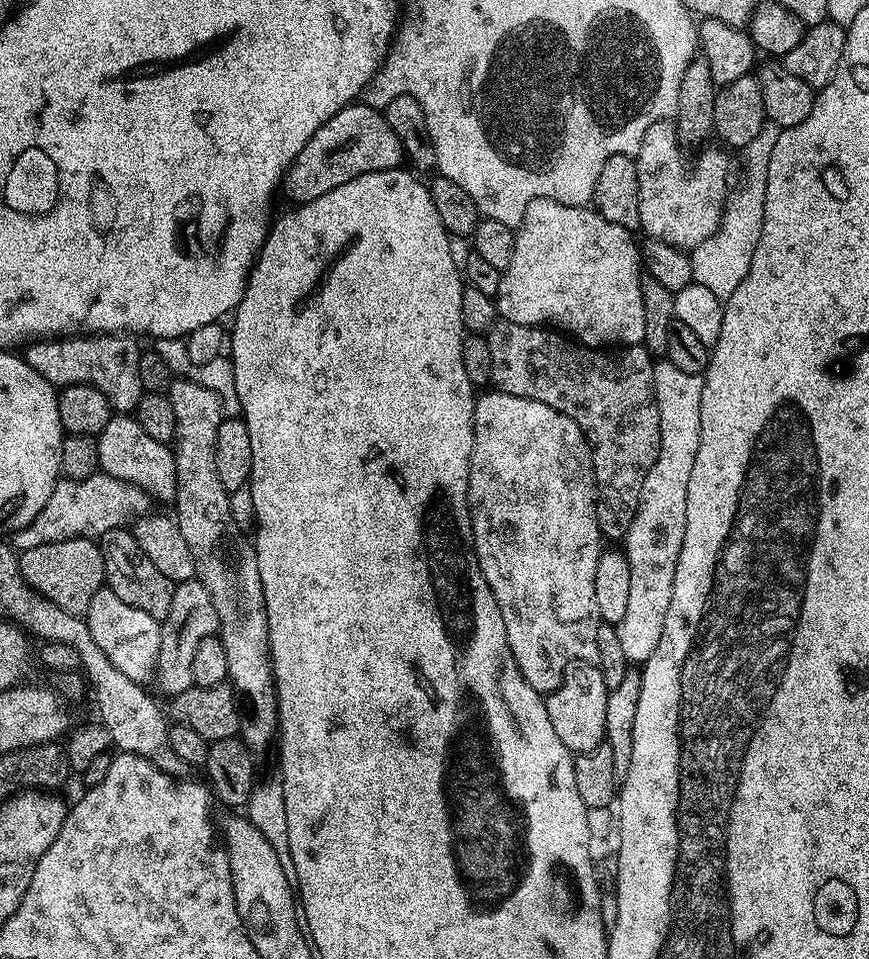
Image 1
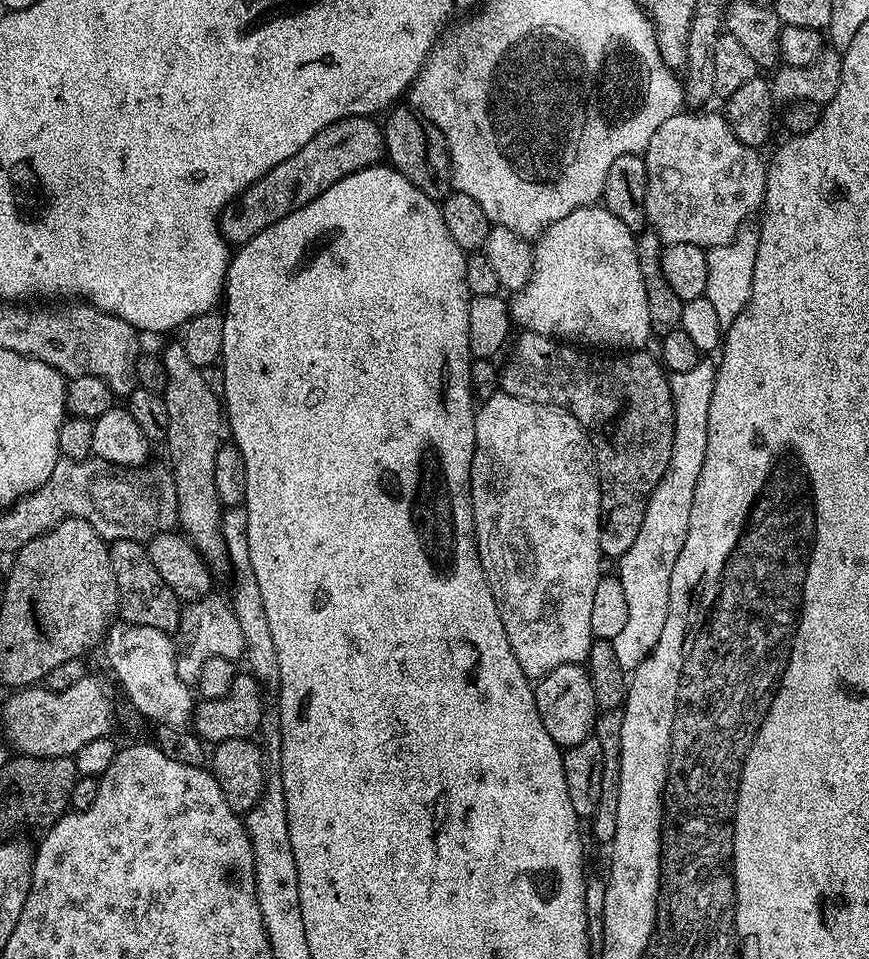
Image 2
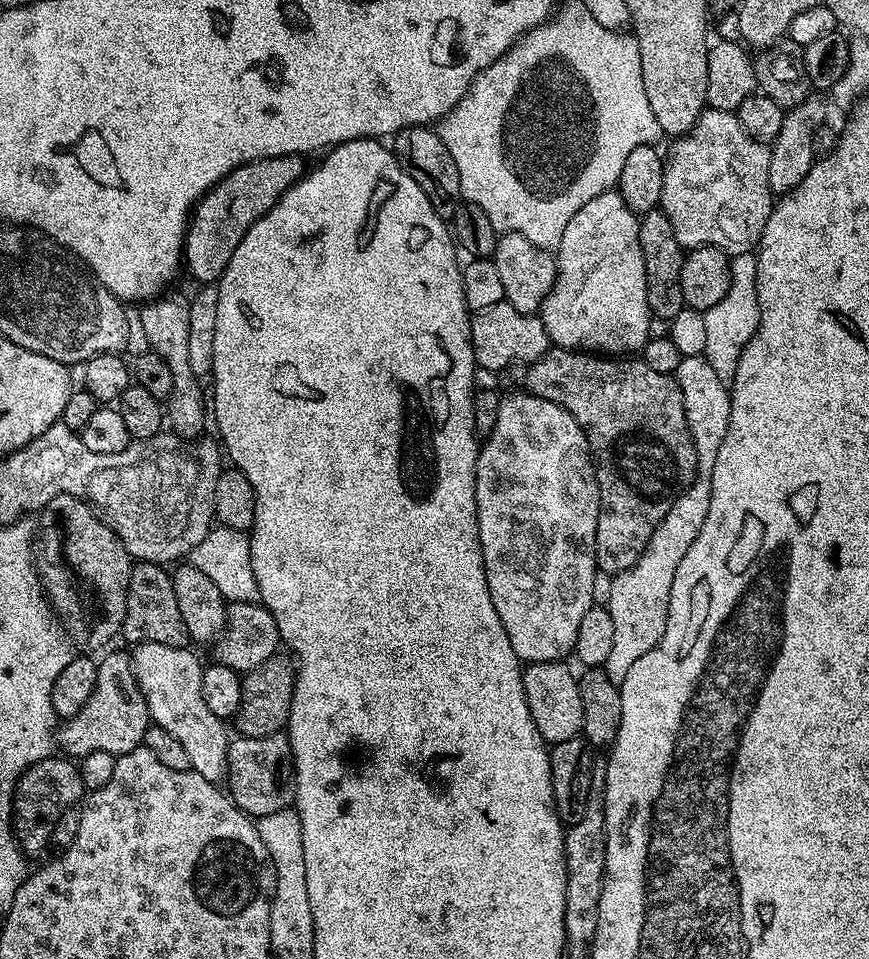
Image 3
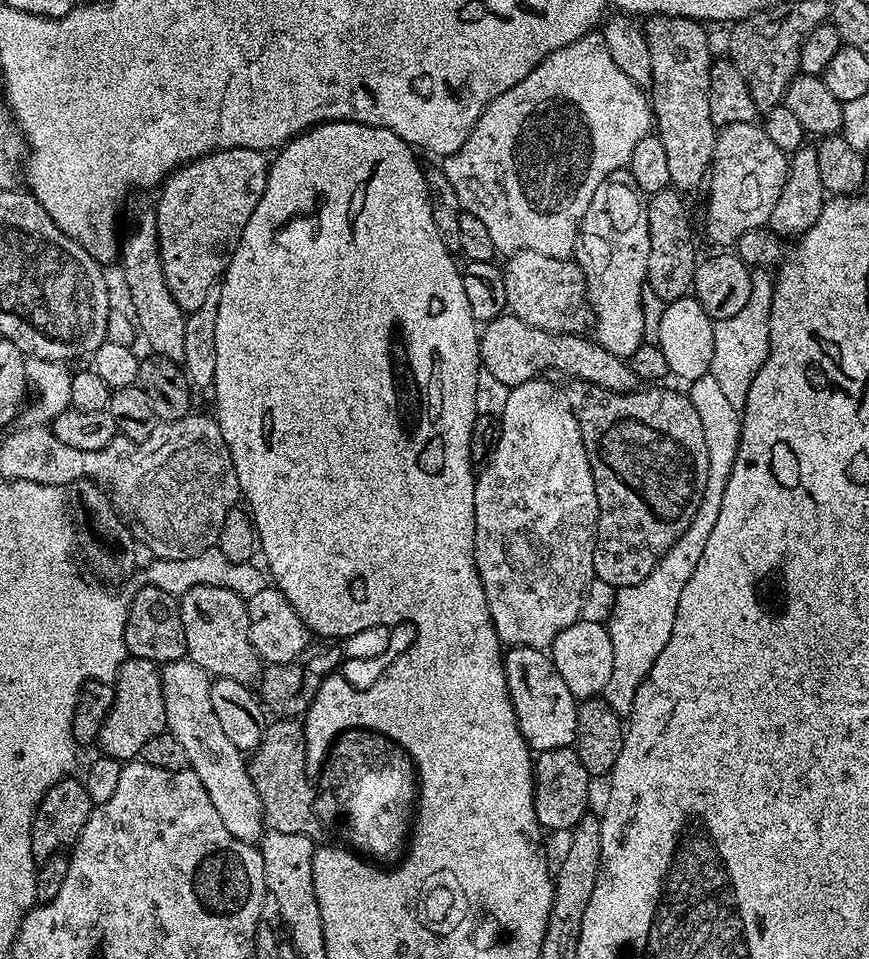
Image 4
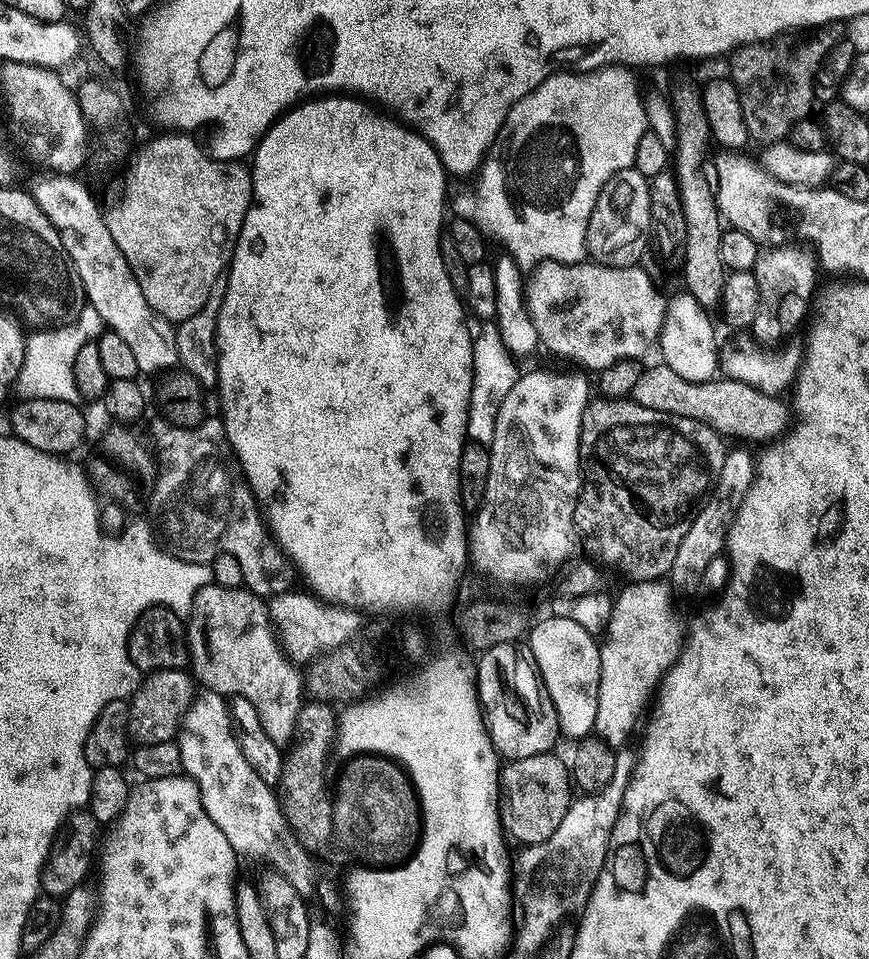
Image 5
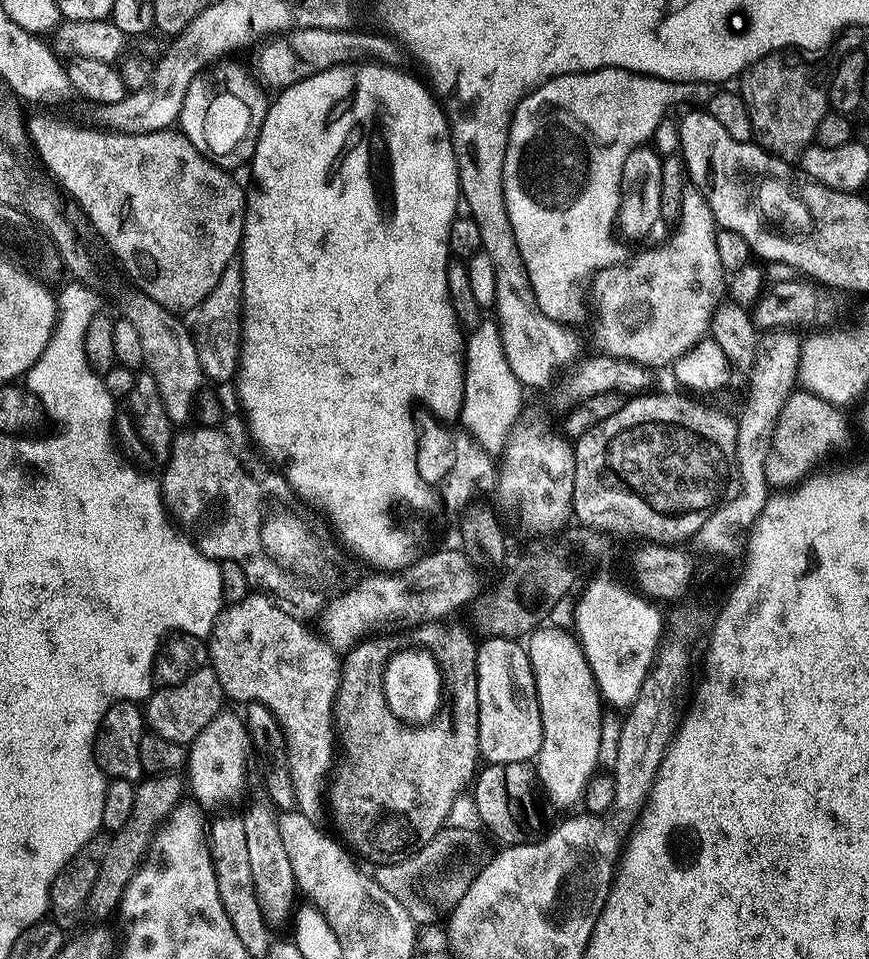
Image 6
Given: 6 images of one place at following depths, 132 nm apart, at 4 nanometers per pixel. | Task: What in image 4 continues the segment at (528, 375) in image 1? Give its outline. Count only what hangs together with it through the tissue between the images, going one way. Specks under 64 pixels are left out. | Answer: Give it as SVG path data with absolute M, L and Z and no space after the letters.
M572 380L569 385L566 388L568 405L584 439L600 507L596 544L592 547L592 571L597 581L609 584L612 590L634 586L654 570L666 550L689 528L698 510L698 502L702 502L708 469L702 418L698 418L698 410L694 410L683 391L664 388L668 386L644 386L634 392L611 392L589 380Z

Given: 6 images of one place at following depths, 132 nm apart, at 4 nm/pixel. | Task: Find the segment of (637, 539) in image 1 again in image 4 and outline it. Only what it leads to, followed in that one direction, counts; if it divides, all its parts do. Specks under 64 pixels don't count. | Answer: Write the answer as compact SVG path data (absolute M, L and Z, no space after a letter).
M711 374L691 381L687 385L686 395L694 410L698 410L698 418L702 418L702 434L706 434L706 490L702 490L702 502L698 502L692 524L666 550L654 570L650 570L642 582L621 588L615 593L612 624L607 625L610 642L614 642L614 670L610 674L610 682L606 682L602 697L621 718L627 718L632 713L638 686L644 681L650 666L654 666L658 654L662 654L662 646L666 646L672 637L678 598L682 598L682 590L690 574L694 574L694 566L698 558L702 558L702 550L706 550L710 530L714 530L714 522L718 522L718 510L722 510L722 494L726 492L726 482L740 441L741 409L735 408L725 398Z

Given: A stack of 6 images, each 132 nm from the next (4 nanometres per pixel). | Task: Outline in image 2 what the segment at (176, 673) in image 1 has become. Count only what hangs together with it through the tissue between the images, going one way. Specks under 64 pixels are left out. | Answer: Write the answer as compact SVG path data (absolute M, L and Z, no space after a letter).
M209 594L200 600L185 603L180 609L180 624L174 633L178 678L188 685L195 685L202 665L209 658L226 658L236 662L245 655L246 641L242 626L236 617L235 607L224 596Z

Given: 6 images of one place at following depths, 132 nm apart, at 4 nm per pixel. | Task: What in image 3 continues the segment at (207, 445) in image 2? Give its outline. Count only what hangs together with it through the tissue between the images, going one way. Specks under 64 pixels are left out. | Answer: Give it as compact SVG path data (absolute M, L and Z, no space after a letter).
M161 294L145 303L140 312L140 328L144 331L147 347L166 362L170 374L173 375L173 388L166 400L166 420L171 431L185 438L196 438L204 428L204 412L206 416L206 392L200 389L201 377L190 370L190 306L189 297L168 296Z

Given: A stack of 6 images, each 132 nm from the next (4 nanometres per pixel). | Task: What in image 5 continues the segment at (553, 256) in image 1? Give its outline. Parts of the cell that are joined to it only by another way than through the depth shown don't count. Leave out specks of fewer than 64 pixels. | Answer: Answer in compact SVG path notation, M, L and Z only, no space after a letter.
M624 168L608 179L606 186L598 194L596 211L590 214L586 230L585 244L588 245L588 256L595 263L608 268L632 268L650 248L650 190L649 177L635 168Z

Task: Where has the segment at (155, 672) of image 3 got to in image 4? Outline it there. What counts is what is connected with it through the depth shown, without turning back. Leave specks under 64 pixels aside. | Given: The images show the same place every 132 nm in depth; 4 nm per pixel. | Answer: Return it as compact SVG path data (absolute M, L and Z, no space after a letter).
M185 658L163 665L160 681L166 702L167 731L172 732L174 738L178 738L178 742L182 742L182 750L186 750L188 768L196 772L202 786L206 786L206 794L210 794L210 802L214 802L214 810L218 810L218 818L222 818L226 830L230 830L230 834L236 840L259 841L266 828L264 807L258 798L258 790L254 790L254 782L250 782L245 757L234 746L234 742L230 742L230 738L226 738L226 734L222 734L222 725L219 724L218 717L214 714L214 706L210 706L212 680L208 673L202 670L202 666Z

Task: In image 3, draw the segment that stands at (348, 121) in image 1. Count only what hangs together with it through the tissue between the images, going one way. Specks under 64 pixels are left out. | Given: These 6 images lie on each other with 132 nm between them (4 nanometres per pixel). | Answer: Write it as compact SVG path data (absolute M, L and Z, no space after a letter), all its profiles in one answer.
M299 155L275 156L238 166L224 180L218 181L190 213L188 233L184 235L183 267L204 286L219 281L238 242L280 200L280 195L301 180L306 164Z

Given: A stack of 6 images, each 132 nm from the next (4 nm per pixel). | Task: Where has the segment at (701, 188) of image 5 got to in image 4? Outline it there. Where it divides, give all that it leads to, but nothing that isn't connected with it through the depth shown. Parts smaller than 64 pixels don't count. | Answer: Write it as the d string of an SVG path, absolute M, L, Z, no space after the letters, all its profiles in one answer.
M649 16L643 25L650 46L654 132L666 150L671 187L681 194L689 194L705 183L718 135L718 125L710 118L708 97L714 56L708 53L708 32L704 28L707 27L701 21L685 16Z

